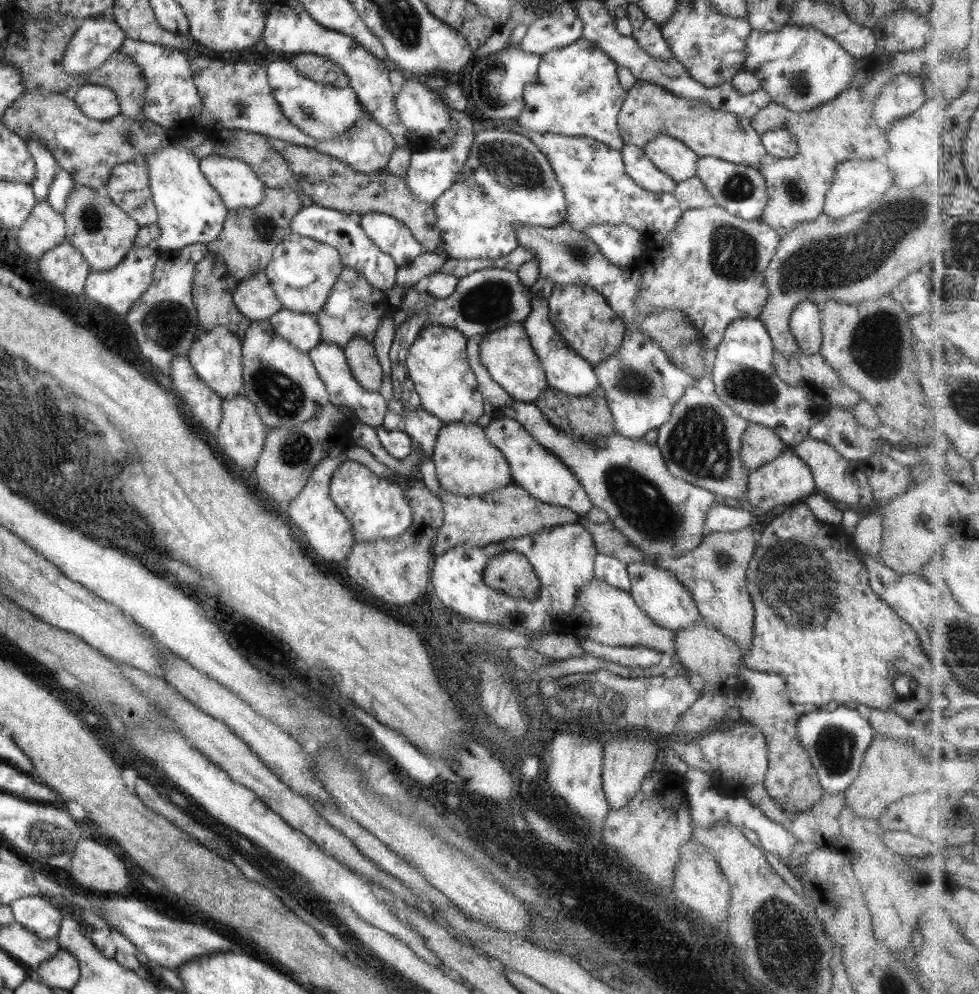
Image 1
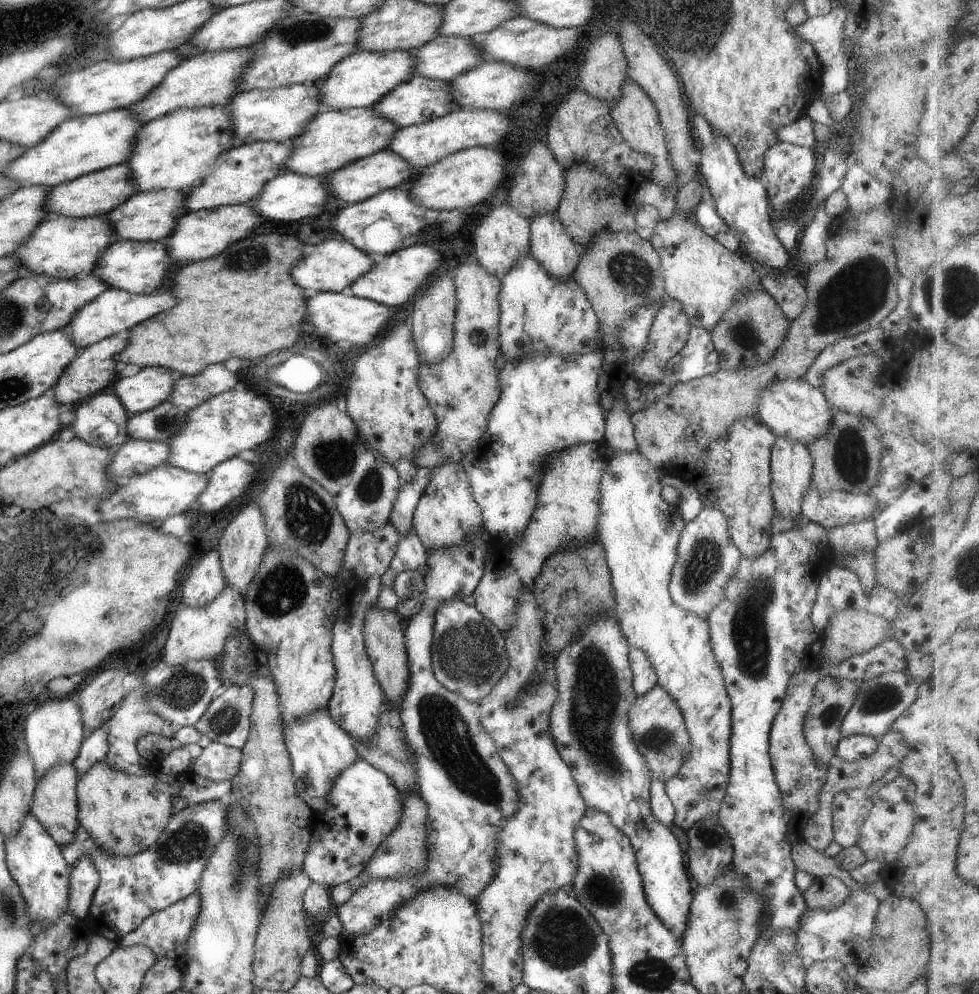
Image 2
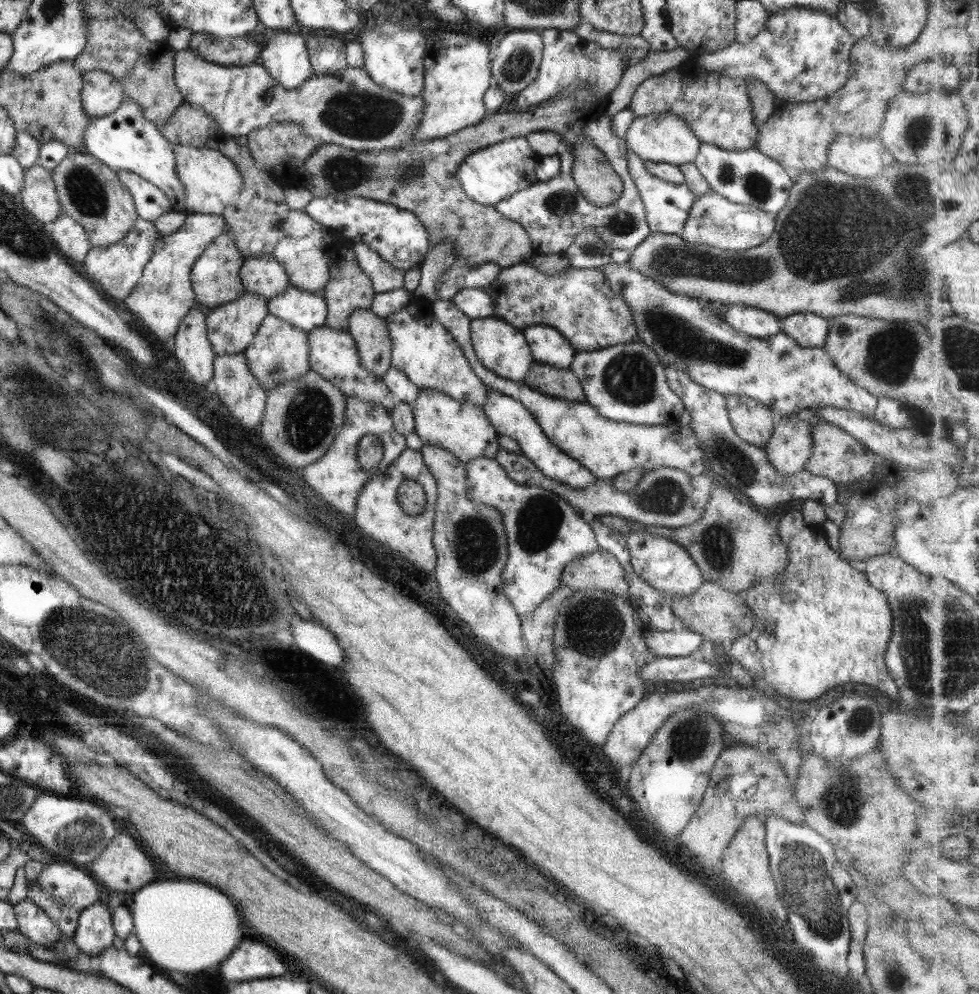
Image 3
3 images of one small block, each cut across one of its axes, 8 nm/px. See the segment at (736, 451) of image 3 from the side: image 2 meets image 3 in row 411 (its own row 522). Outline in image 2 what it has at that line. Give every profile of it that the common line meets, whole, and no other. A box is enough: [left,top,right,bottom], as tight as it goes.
[667,503,739,620]

